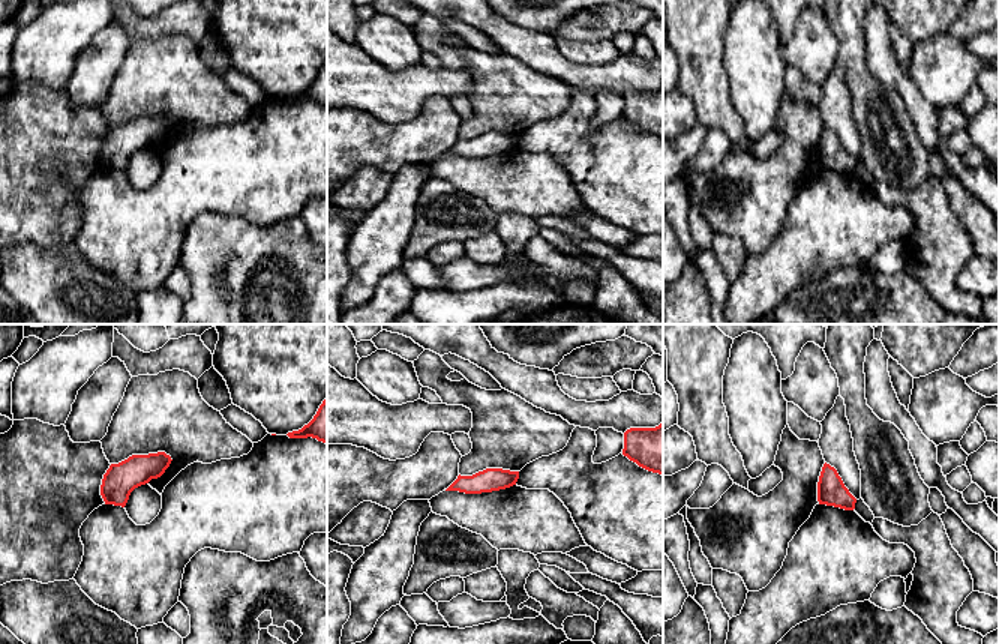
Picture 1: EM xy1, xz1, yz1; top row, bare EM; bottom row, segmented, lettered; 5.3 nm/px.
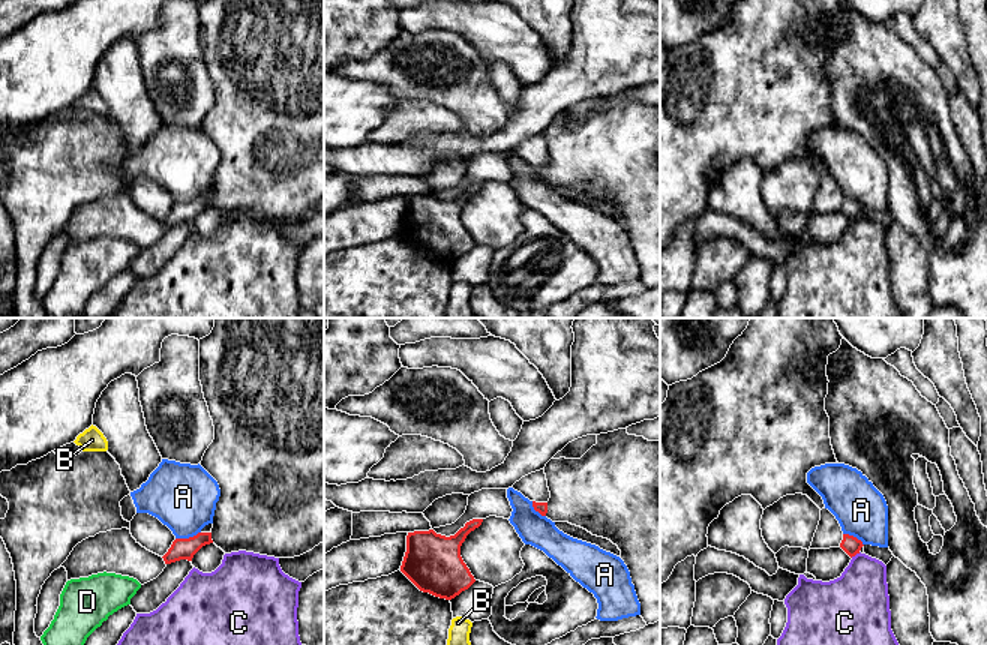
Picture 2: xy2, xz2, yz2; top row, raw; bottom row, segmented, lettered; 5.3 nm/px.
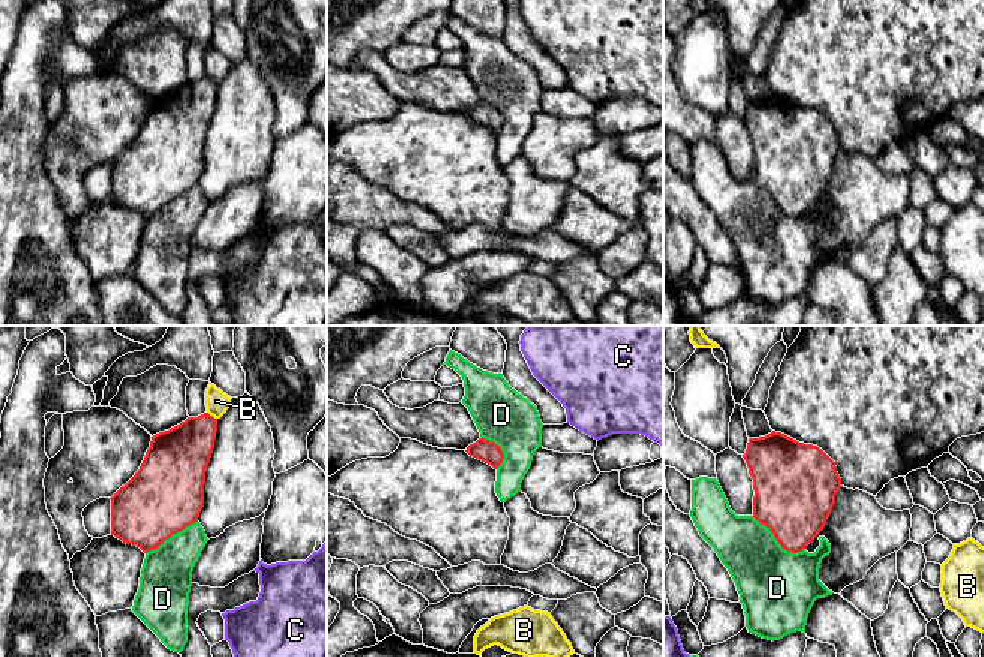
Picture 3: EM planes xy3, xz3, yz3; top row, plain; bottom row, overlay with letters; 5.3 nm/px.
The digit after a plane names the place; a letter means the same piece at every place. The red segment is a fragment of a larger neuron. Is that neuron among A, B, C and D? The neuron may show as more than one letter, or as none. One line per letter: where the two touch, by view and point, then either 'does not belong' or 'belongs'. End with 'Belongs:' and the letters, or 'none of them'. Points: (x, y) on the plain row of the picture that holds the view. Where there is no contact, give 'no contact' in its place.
A: xy2 (189, 201) | does not belong
B: xy3 (212, 80) | does not belong
C: yz2 (855, 218) | does not belong
D: yz3 (777, 204) | does not belong
Belongs: none of them

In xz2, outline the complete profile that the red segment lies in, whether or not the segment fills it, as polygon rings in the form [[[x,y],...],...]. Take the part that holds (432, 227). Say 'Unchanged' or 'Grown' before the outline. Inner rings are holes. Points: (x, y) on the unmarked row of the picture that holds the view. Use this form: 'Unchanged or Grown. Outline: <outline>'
Unchanged. Outline: [[[472,183],[450,201],[434,194],[408,196],[400,236],[420,255],[446,264],[454,262],[476,246],[460,220],[460,210],[482,186]]]

